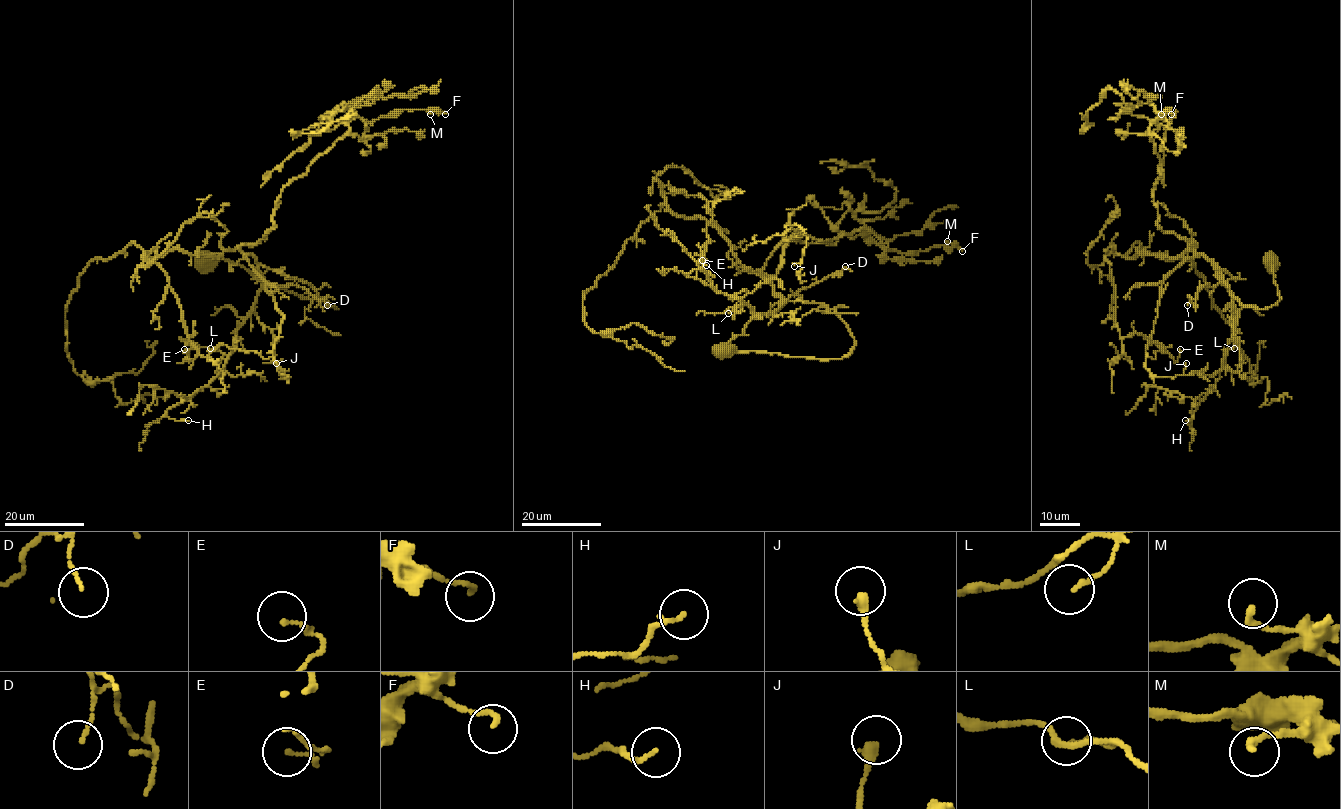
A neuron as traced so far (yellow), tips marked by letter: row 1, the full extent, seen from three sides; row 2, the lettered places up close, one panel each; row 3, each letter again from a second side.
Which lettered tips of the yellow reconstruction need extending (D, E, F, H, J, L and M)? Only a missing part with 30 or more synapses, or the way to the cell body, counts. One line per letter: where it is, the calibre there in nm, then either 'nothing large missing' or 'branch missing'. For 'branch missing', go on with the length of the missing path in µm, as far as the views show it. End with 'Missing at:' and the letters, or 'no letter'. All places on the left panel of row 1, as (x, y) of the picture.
D: (327, 305) | 110 nm | nothing large missing
E: (184, 349) | 120 nm | nothing large missing
F: (445, 114) | 150 nm | nothing large missing
H: (188, 420) | 130 nm | nothing large missing
J: (276, 363) | 300 nm | nothing large missing
L: (210, 348) | 110 nm | nothing large missing
M: (430, 114) | 200 nm | nothing large missing
Missing at: no letter

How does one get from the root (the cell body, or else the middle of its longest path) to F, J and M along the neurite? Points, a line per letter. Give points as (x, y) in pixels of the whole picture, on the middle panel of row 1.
F: (724, 348), (851, 351), (835, 310), (758, 273), (795, 234), (962, 251)
J: (724, 348), (851, 351), (835, 310), (786, 300), (762, 274), (798, 225), (794, 266)
M: (724, 348), (851, 351), (835, 310), (758, 273), (795, 234), (947, 241)

